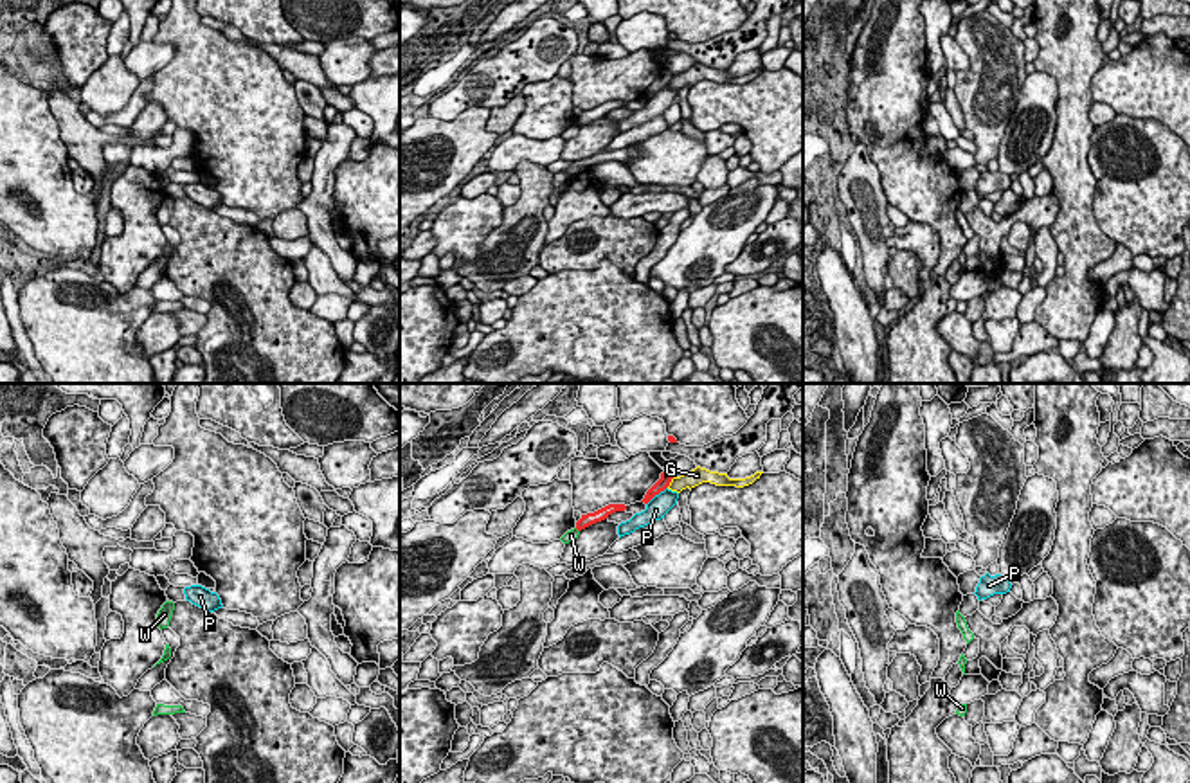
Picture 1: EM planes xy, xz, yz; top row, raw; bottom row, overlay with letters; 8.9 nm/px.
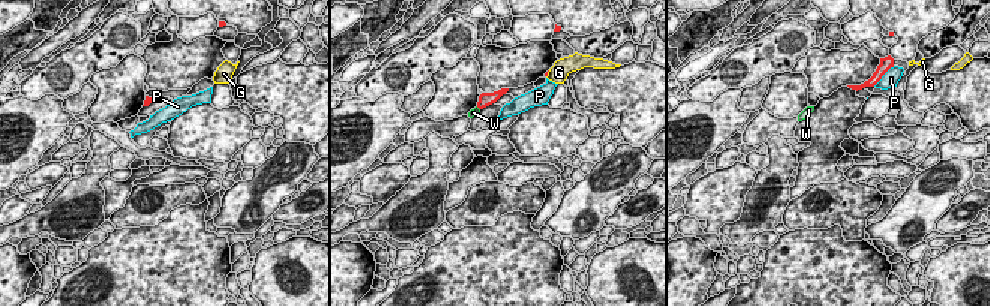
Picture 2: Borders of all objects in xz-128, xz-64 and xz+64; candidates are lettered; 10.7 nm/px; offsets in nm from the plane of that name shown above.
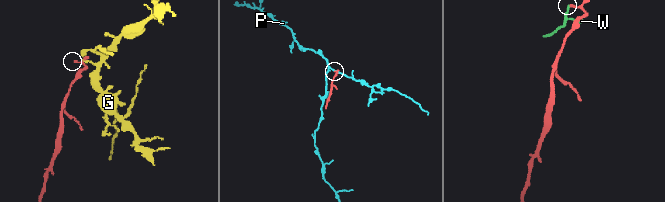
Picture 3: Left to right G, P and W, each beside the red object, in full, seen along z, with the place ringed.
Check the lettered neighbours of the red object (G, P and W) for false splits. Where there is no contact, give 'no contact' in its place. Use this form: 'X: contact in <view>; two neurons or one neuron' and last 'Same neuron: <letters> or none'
G: contact in xz; two neurons
P: contact in xz; two neurons
W: no contact; two neurons
Same neuron: none

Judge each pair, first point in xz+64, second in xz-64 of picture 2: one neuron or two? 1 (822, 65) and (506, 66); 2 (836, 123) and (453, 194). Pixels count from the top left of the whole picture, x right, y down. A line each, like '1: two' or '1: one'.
1: one
2: one

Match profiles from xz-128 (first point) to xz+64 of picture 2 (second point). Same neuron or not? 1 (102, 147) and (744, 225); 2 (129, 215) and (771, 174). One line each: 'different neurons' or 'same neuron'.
1: same neuron
2: different neurons

